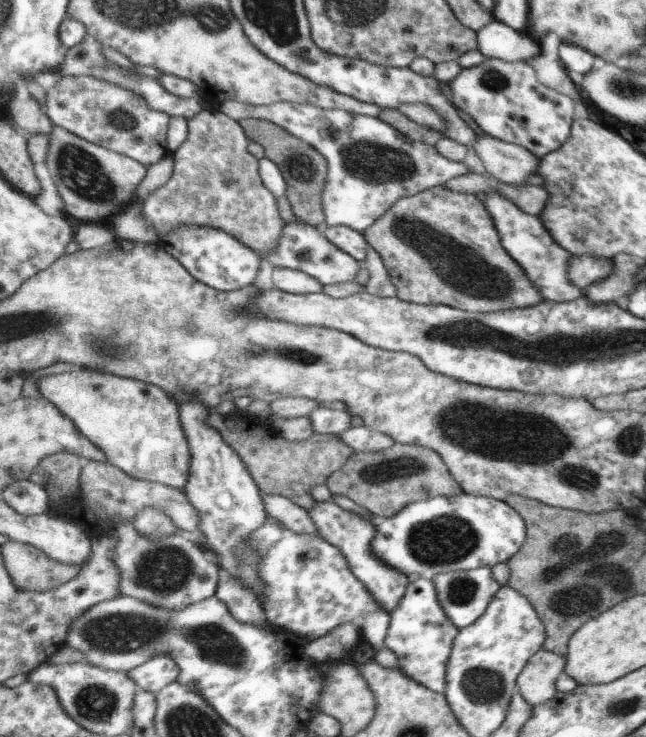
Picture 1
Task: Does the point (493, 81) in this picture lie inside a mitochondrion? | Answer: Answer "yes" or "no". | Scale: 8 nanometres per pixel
yes

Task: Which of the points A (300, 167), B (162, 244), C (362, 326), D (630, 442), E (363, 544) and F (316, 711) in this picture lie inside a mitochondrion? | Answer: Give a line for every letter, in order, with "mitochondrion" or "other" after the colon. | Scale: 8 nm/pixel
A: mitochondrion
B: other
C: other
D: mitochondrion
E: other
F: other

